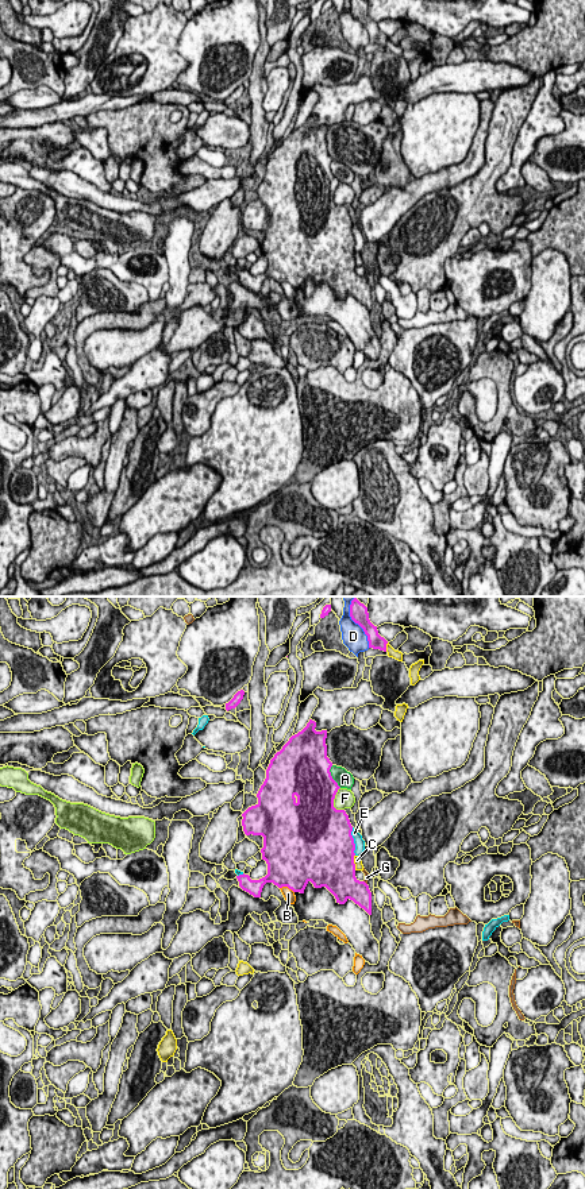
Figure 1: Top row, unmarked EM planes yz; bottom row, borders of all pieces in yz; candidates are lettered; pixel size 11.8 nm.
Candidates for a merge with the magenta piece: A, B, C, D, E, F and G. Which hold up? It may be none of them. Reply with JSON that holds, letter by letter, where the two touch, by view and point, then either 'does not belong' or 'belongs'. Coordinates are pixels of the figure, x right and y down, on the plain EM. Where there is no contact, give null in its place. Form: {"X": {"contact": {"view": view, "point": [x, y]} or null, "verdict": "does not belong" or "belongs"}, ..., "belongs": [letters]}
{"A": {"contact": {"view": "yz", "point": [331, 172]}, "verdict": "does not belong"}, "B": {"contact": {"view": "yz", "point": [287, 281]}, "verdict": "does not belong"}, "C": {"contact": {"view": "yz", "point": [385, 42]}, "verdict": "does not belong"}, "D": {"contact": {"view": "yz", "point": [360, 20]}, "verdict": "does not belong"}, "E": {"contact": {"view": "yz", "point": [353, 236]}, "verdict": "does not belong"}, "F": {"contact": {"view": "yz", "point": [333, 197]}, "verdict": "does not belong"}, "G": {"contact": {"view": "yz", "point": [365, 278]}, "verdict": "does not belong"}, "belongs": []}

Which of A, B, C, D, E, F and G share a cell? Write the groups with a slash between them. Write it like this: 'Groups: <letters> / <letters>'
Groups: A / B / C / D / E / F / G

